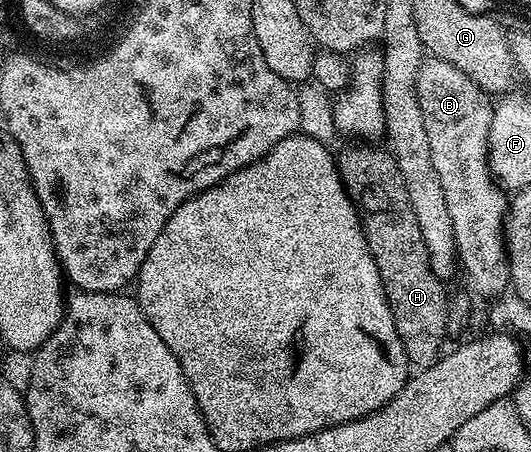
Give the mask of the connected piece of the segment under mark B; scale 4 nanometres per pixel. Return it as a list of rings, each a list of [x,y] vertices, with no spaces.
[[[438,59],[424,60],[415,90],[425,119],[425,131],[429,135],[433,167],[441,179],[445,203],[449,203],[462,268],[467,268],[477,292],[490,299],[498,298],[509,289],[505,240],[509,197],[492,177],[491,165],[487,161],[492,98],[480,85],[473,83],[469,75],[453,67],[453,63]]]

